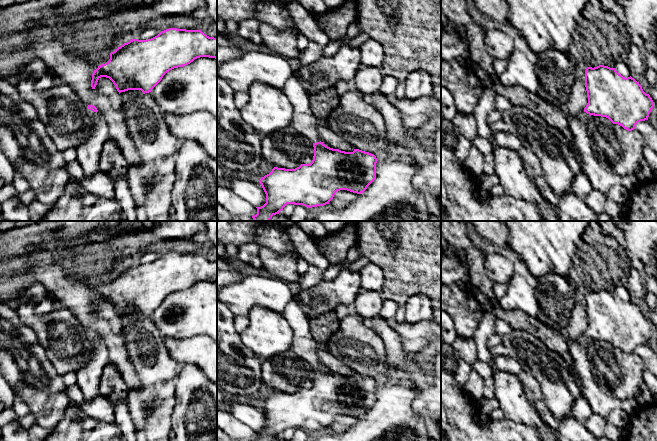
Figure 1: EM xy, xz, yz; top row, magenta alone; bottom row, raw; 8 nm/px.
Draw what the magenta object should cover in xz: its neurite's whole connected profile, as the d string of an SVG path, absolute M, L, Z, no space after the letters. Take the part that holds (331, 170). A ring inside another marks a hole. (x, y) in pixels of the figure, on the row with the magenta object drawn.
M296 73L284 85L283 92L293 106L291 126L313 143L314 156L310 164L301 164L295 169L274 167L269 174L259 180L266 194L266 203L256 207L257 214L252 216L254 221L270 221L272 216L279 214L287 204L303 205L308 208L324 206L329 204L335 193L340 190L361 194L376 179L377 158L374 154L359 149L345 152L330 148L321 141L317 128L324 123L313 114L309 96L302 88Z

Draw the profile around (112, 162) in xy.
M108 138L101 151L99 166L102 172L115 179L118 176L126 177L129 163L116 142Z

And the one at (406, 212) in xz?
M386 147L383 161L376 163L376 179L357 199L343 209L318 213L309 221L429 221L425 197L412 185L417 172L416 162L410 150Z

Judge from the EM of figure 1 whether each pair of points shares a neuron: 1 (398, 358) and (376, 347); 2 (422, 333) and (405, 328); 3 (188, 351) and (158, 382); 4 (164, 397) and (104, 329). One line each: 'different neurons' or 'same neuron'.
1: different neurons
2: same neuron
3: different neurons
4: different neurons

